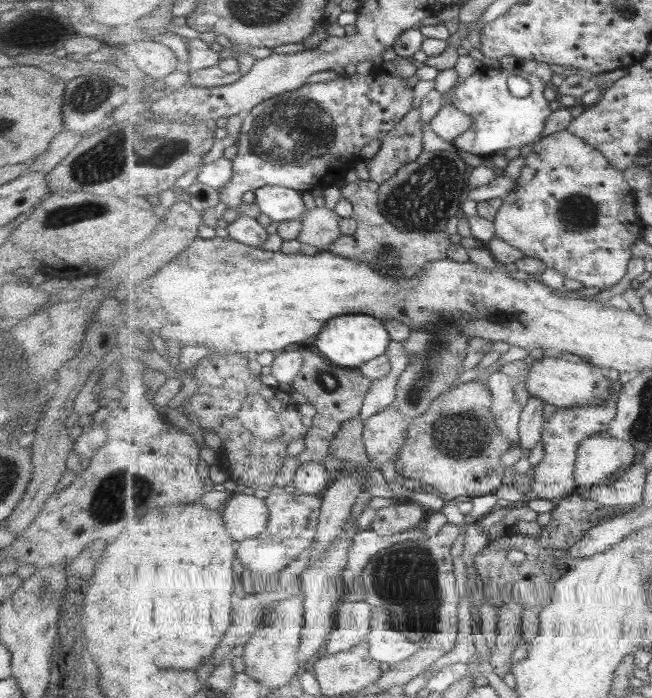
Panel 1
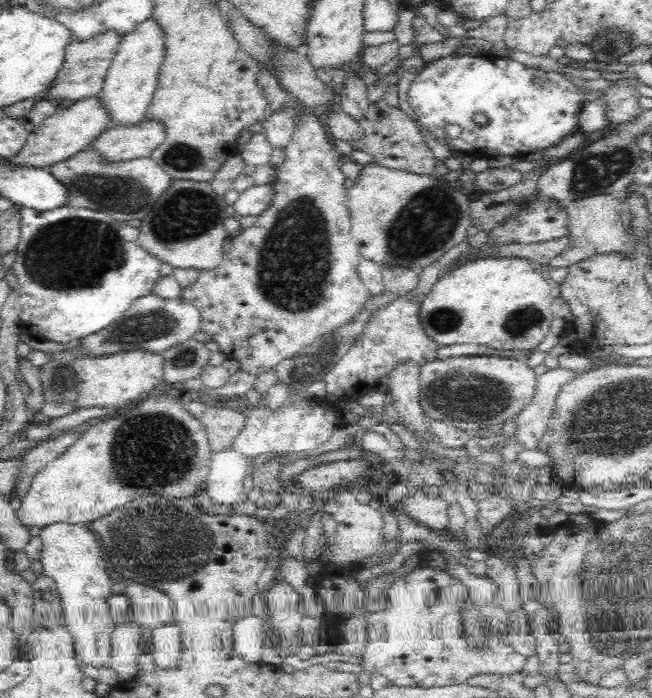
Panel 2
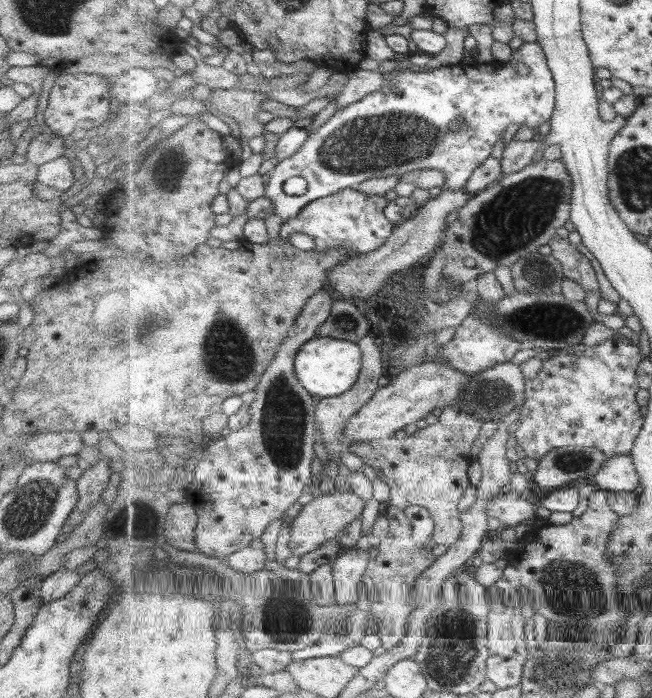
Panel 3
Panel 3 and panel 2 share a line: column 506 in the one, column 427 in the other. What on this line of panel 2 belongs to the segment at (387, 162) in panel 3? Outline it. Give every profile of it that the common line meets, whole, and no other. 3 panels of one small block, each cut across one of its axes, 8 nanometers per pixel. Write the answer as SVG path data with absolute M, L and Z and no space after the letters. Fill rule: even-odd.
M454 53L440 58L435 62L426 63L420 74L413 80L406 100L416 118L426 126L432 138L446 144L458 154L468 154L472 158L496 158L496 156L517 156L520 159L526 154L532 154L542 148L550 148L564 136L570 135L580 128L579 117L584 110L586 98L594 88L580 88L571 82L569 76L554 72L542 72L526 66L507 57L493 56L463 56ZM484 112L490 118L490 124L478 130L472 122L472 114ZM447 125L458 125L461 132L457 138L450 138L444 132Z

